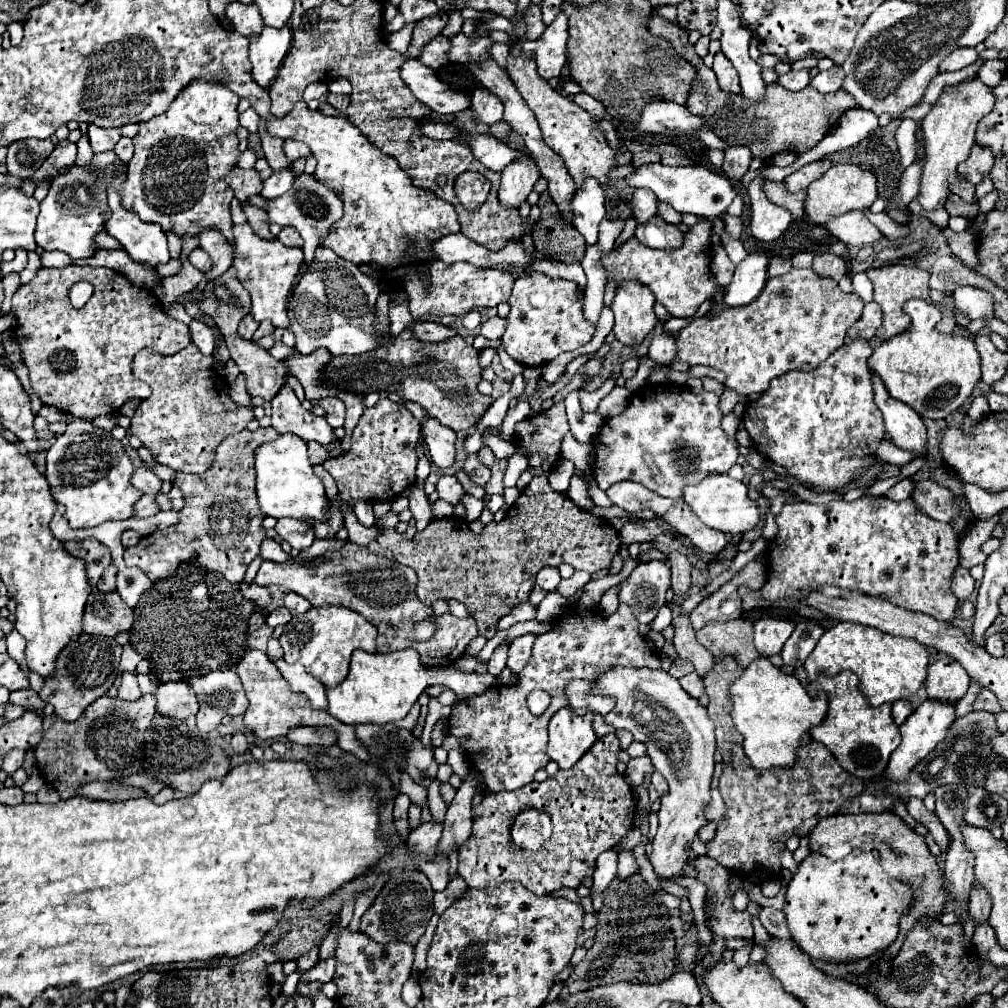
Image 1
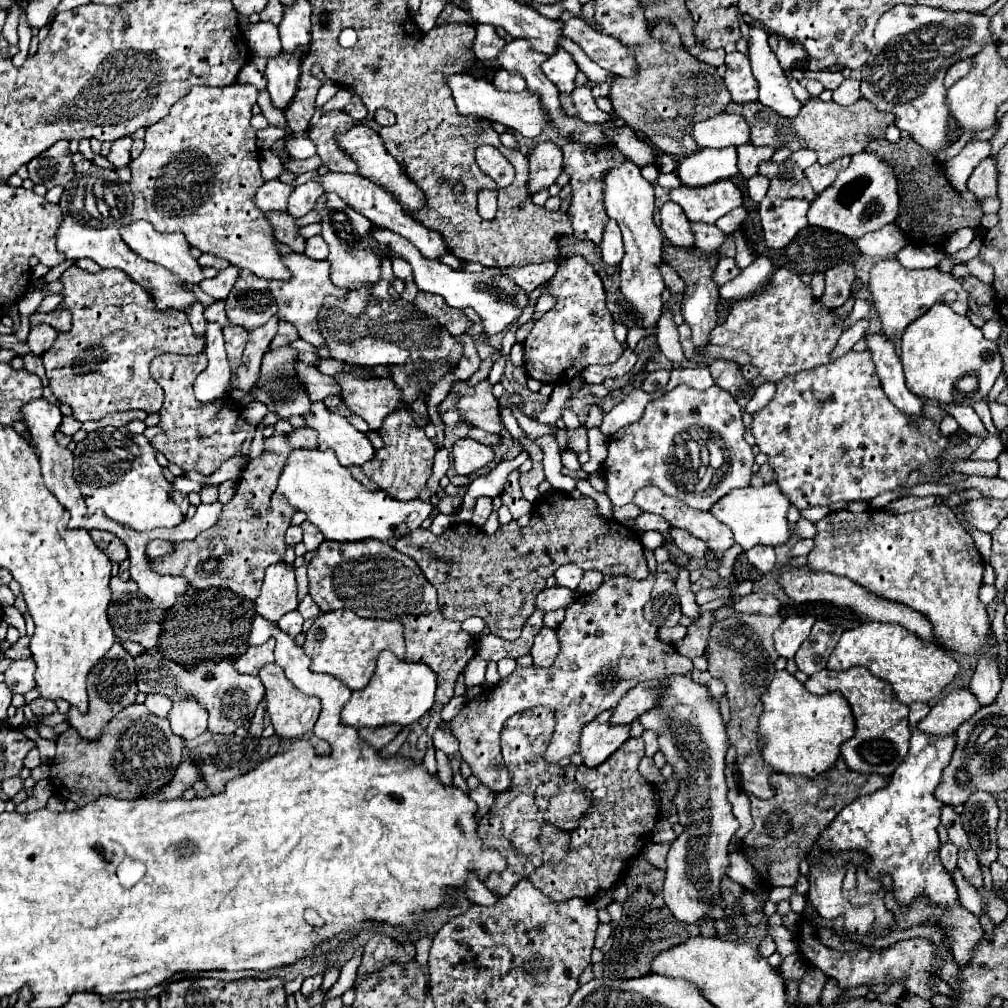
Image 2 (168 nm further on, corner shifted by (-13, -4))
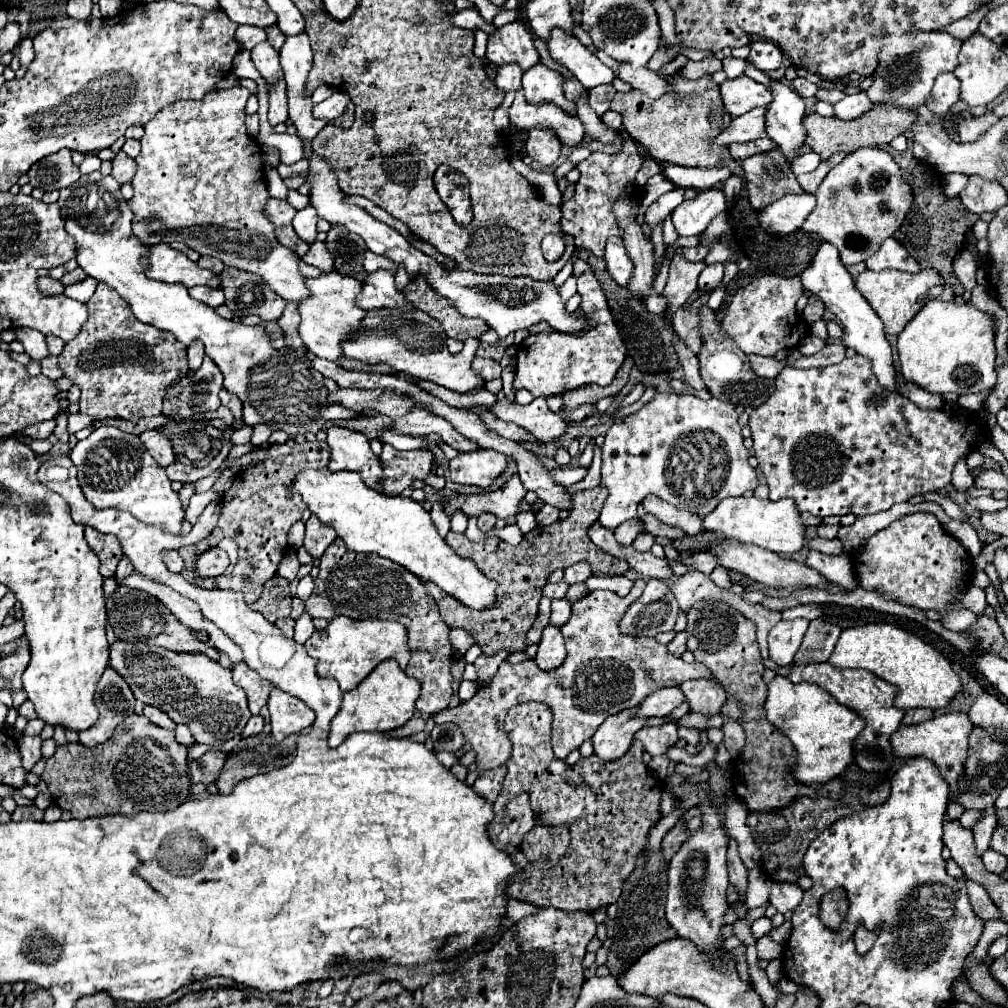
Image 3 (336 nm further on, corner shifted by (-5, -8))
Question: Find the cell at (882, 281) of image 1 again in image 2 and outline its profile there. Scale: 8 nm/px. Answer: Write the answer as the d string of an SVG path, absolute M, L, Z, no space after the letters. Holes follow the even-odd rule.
M882 260L870 270L872 300L876 302L876 310L880 314L882 332L890 340L894 336L900 338L904 334L906 326L910 326L916 318L920 318L926 313L948 290L954 290L958 294L958 298L954 302L956 314L966 314L968 316L968 294L964 290L960 290L958 282L950 274L944 274L938 268L908 270L908 268L902 268L898 260Z

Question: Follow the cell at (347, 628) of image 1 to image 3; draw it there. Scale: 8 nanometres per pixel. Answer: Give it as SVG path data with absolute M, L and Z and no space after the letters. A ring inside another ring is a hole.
M336 616L330 620L330 624L324 630L316 630L308 640L306 640L306 650L312 658L318 660L316 672L318 676L326 678L336 678L340 682L342 692L348 692L356 688L362 678L366 678L380 662L392 658L400 664L402 670L406 670L408 660L410 660L410 650L408 650L408 630L400 622L390 622L390 620L352 620L348 616Z

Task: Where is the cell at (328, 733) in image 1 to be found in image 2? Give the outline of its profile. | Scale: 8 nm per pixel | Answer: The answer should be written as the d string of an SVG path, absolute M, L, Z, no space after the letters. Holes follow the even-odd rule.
M380 726L380 728L360 728L358 738L360 742L368 744L374 750L384 748L388 742L396 738L396 734L402 730L402 726Z

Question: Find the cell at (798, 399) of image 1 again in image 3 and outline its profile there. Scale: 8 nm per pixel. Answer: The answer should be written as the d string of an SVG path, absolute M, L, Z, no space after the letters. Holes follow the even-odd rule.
M854 354L852 358L844 358L842 362L826 366L826 368L808 368L808 370L784 368L776 378L776 392L768 398L766 404L762 404L760 408L756 408L750 414L750 428L752 428L754 452L756 452L758 464L760 464L766 480L768 480L768 486L770 486L770 500L794 498L802 512L810 512L810 514L822 516L822 518L824 516L844 516L844 514L868 516L868 514L884 512L896 502L908 502L912 496L942 490L944 486L950 484L950 476L952 476L952 470L954 470L956 462L966 458L978 446L980 440L990 440L988 438L988 426L986 426L984 420L980 422L978 412L966 412L966 422L962 422L960 416L958 416L958 410L954 410L952 416L948 416L942 408L922 410L914 402L910 402L906 396L902 396L900 392L884 390L876 382L876 376L872 374L868 358L864 358L862 354Z

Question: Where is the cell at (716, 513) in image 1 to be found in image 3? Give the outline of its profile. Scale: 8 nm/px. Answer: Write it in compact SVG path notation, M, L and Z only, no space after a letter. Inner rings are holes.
M740 496L722 500L716 510L712 510L702 522L704 530L716 532L724 538L736 538L746 544L756 544L776 554L794 554L800 552L806 544L806 524L800 518L800 510L796 510L796 502L792 498L782 498L778 502L760 500L756 496Z

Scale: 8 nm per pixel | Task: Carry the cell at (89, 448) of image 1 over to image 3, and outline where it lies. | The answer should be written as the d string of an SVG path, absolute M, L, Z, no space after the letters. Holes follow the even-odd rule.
M100 426L86 440L76 444L70 458L78 468L78 480L84 496L96 508L112 506L118 510L128 510L144 524L166 524L172 534L182 532L186 508L182 506L178 492L172 490L166 470L144 450L138 436L112 426Z

